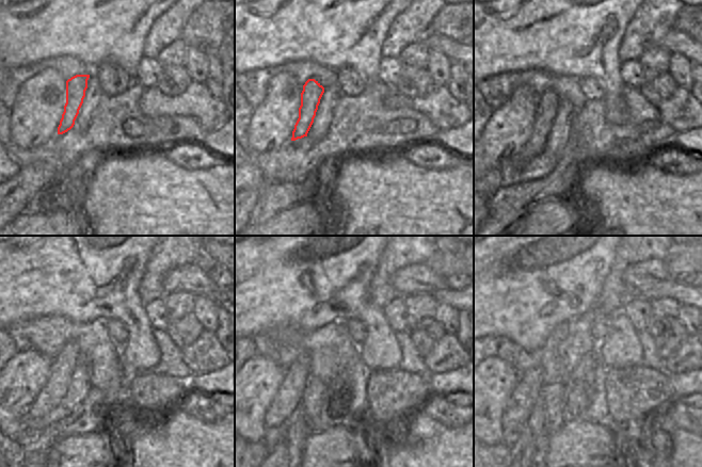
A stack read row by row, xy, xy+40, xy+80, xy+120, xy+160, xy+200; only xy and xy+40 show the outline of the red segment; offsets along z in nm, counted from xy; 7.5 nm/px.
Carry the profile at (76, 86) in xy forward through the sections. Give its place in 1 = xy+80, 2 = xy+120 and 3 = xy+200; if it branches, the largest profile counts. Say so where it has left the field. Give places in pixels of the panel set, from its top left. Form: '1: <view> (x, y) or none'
1: xy+80 (548, 102)
2: xy+120 (63, 366)
3: xy+200 (528, 391)

